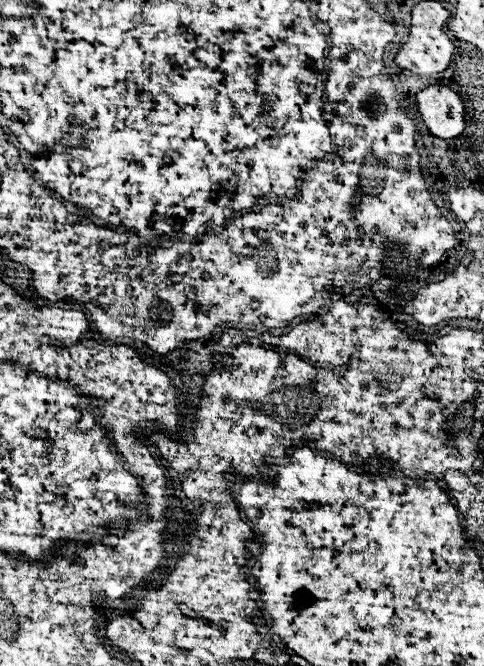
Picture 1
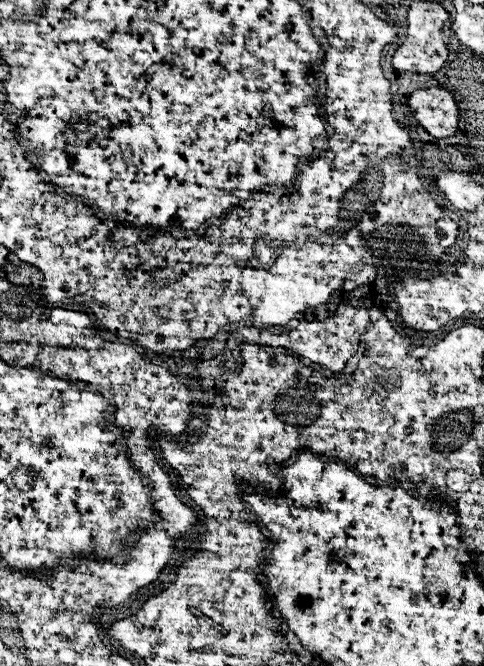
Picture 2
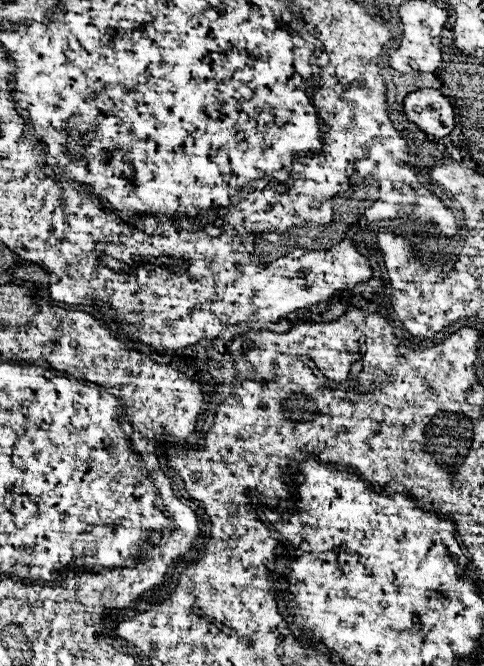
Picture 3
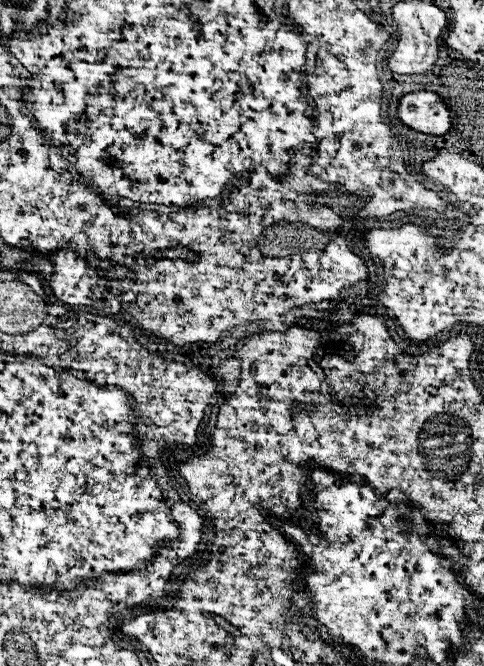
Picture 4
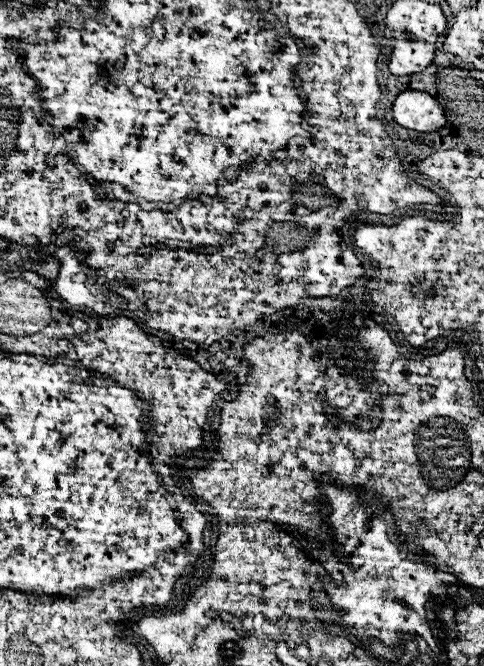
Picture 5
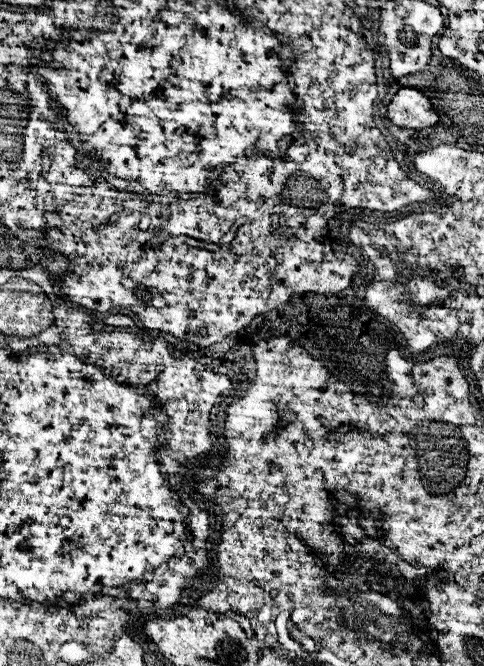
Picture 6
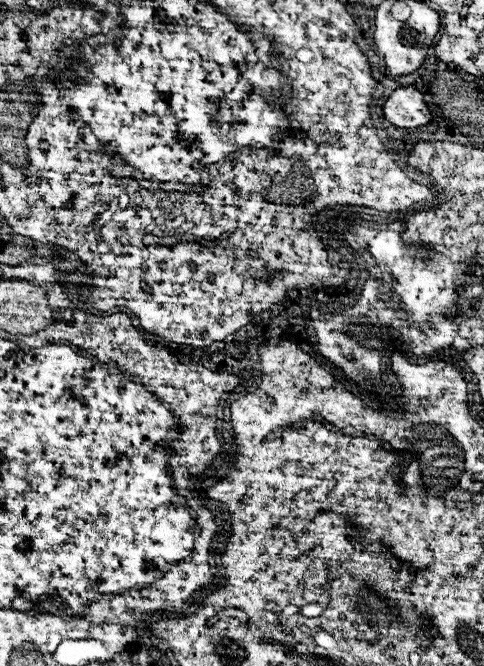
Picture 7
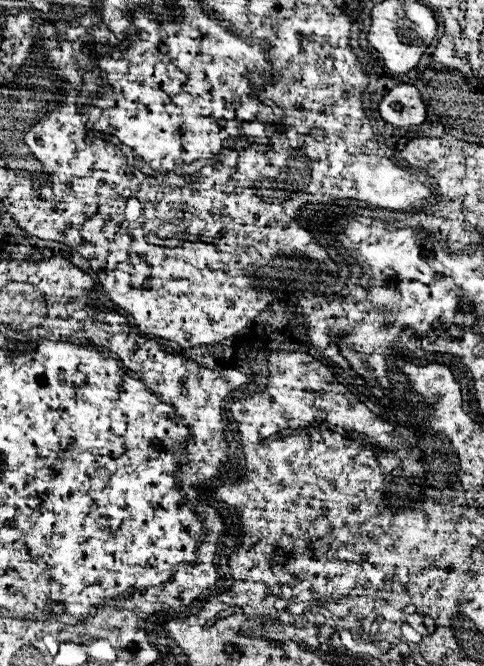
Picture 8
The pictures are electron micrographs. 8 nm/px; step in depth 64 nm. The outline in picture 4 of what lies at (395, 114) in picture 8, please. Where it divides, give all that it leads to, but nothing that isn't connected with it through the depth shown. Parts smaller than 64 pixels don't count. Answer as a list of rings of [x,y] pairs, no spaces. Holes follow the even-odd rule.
[[[410,92],[400,100],[398,106],[400,120],[422,132],[432,136],[444,136],[450,130],[450,110],[444,100],[436,92]]]

